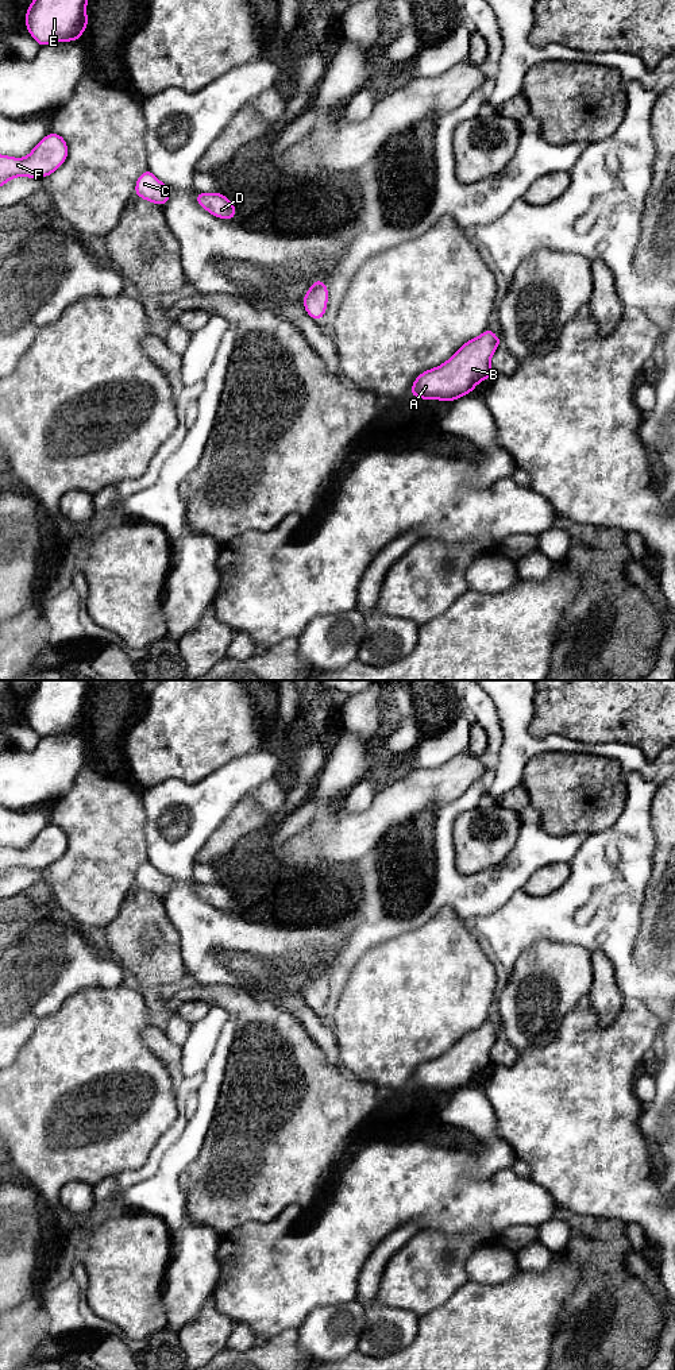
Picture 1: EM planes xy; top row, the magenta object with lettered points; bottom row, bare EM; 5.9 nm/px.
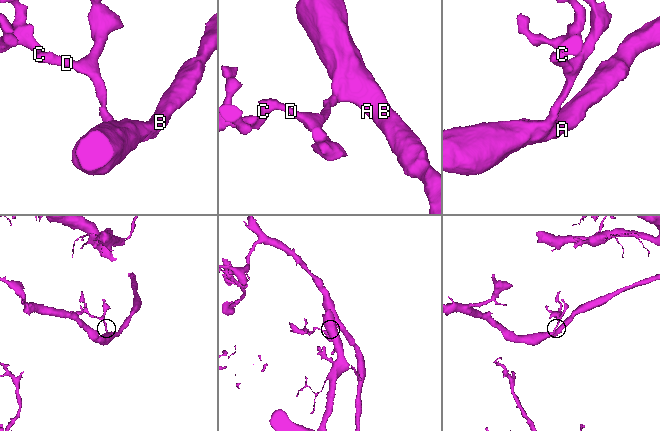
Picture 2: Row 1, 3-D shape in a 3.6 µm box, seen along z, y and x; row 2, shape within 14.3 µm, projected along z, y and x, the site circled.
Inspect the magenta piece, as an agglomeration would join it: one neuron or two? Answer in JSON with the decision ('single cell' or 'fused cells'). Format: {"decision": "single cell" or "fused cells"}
{"decision": "single cell"}

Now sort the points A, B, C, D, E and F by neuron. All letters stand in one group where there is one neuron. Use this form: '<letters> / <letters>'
A B C D E F

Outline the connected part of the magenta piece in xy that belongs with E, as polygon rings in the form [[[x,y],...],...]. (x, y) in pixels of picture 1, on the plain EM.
[[[39,680],[26,718],[39,737],[77,732],[88,717],[88,680]]]

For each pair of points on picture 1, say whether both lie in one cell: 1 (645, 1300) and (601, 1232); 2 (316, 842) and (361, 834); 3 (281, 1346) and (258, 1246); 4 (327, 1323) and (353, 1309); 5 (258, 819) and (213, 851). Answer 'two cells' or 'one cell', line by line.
1: one cell
2: one cell
3: two cells
4: one cell
5: one cell

